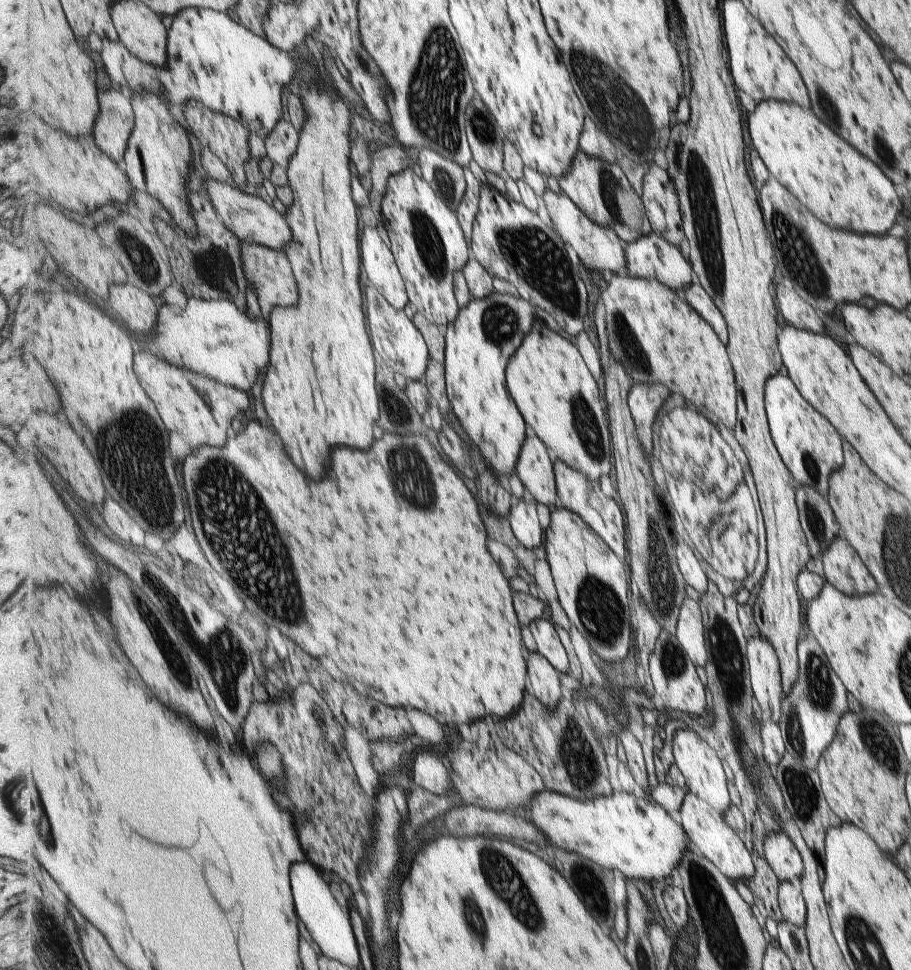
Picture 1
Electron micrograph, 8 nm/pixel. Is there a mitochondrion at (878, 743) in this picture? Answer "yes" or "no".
yes

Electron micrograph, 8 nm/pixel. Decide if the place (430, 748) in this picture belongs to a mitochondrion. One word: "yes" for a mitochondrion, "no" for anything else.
no

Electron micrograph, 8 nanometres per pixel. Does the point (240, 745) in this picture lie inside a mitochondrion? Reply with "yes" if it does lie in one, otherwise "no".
no

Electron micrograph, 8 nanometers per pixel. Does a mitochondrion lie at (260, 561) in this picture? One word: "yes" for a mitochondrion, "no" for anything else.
yes

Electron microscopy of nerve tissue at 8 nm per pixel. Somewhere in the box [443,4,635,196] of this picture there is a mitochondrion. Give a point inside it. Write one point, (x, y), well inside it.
(483, 129)

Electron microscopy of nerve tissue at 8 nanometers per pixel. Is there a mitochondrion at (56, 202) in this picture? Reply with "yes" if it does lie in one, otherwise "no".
no

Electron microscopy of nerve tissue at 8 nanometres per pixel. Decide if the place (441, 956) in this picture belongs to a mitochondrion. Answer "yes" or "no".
no

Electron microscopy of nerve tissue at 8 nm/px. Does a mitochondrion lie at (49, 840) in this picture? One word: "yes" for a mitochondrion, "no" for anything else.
no

